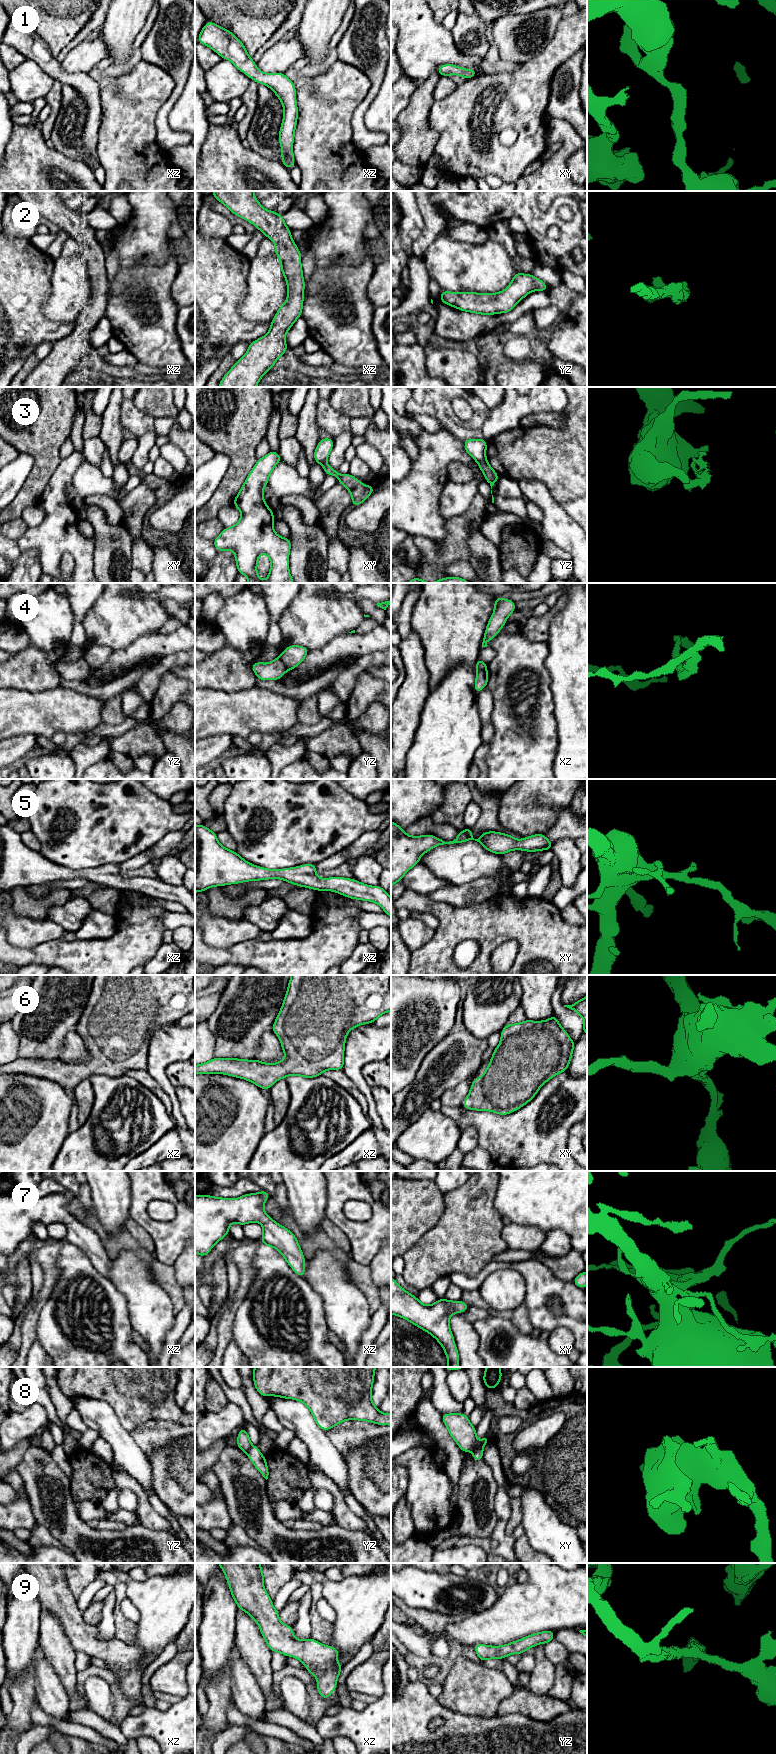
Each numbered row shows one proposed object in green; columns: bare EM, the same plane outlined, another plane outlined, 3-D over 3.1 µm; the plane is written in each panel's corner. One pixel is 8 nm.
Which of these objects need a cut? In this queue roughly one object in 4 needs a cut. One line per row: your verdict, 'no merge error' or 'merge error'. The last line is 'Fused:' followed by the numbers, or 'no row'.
1: no merge error
2: no merge error
3: merge error
4: merge error
5: no merge error
6: no merge error
7: no merge error
8: merge error
9: no merge error
Fused: 3, 4, 8

